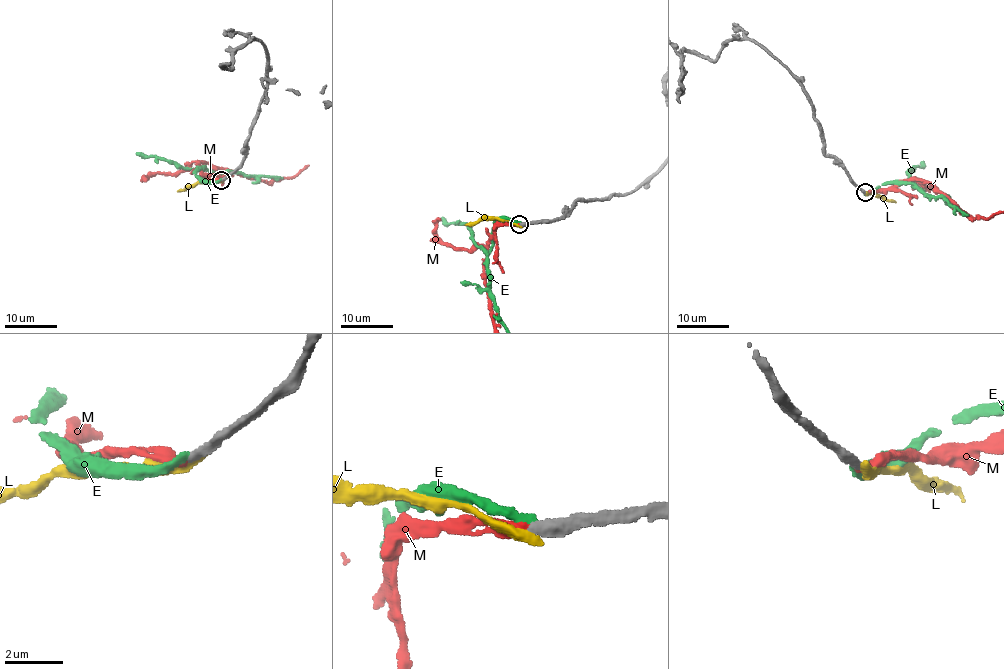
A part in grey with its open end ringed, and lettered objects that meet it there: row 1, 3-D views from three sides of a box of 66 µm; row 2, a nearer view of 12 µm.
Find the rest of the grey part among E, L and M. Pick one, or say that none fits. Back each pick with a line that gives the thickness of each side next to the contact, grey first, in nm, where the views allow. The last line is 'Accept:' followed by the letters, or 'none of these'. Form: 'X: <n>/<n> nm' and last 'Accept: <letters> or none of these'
M: 360/280 nm
Accept: M

